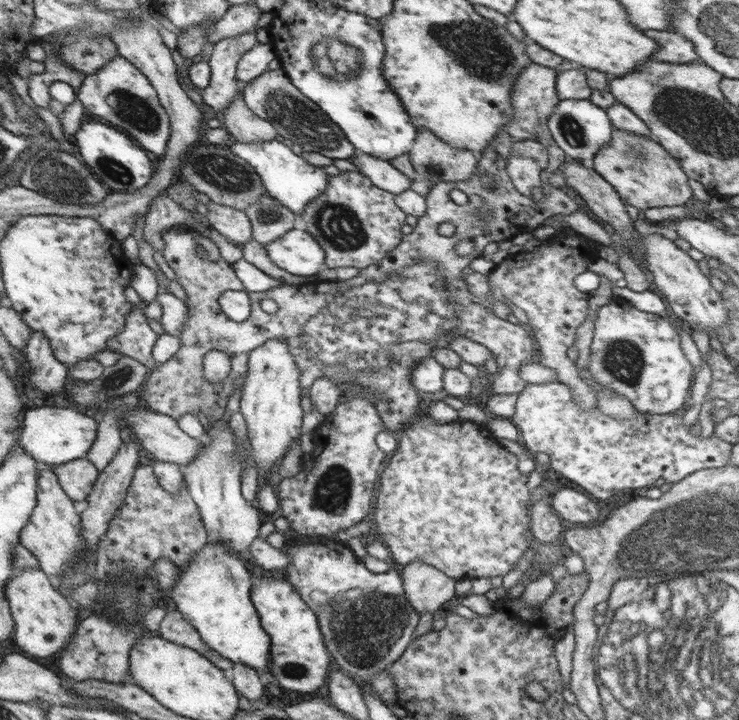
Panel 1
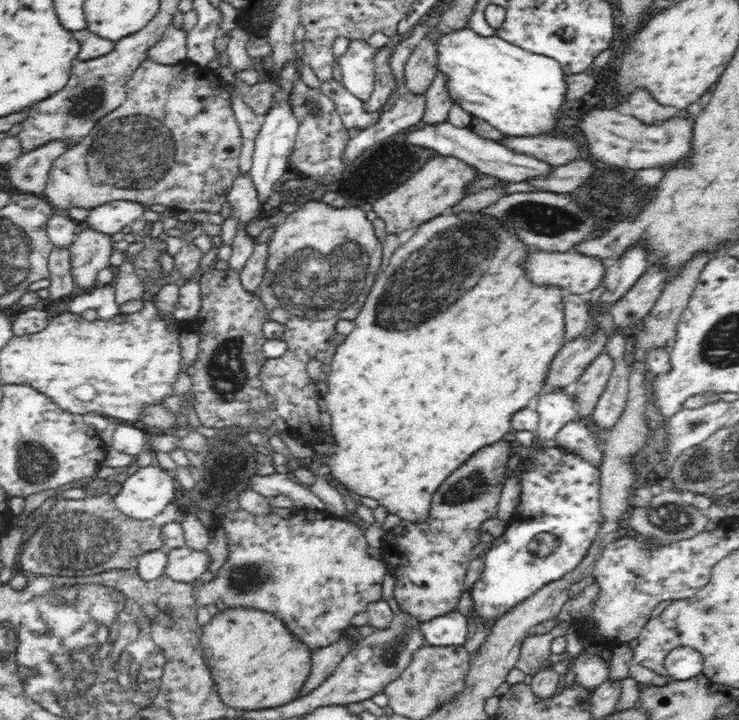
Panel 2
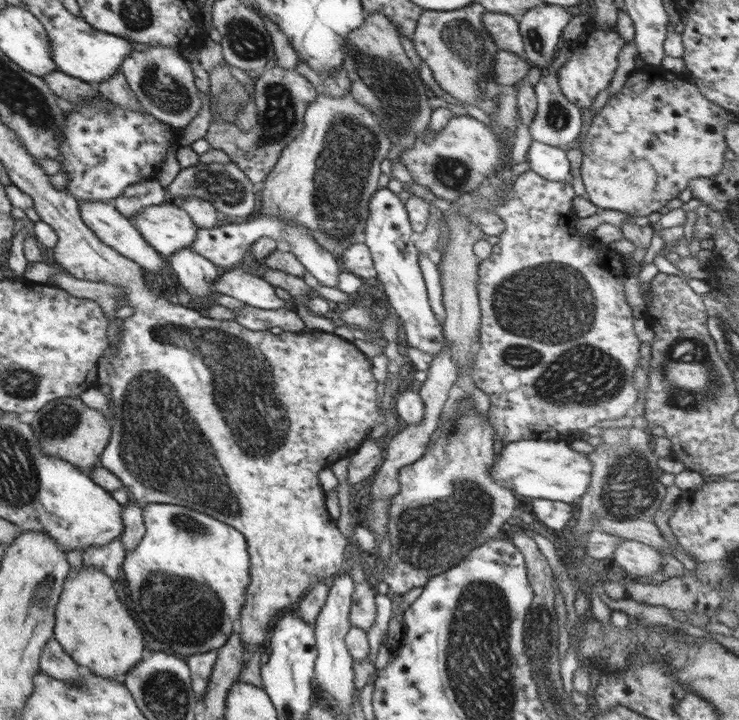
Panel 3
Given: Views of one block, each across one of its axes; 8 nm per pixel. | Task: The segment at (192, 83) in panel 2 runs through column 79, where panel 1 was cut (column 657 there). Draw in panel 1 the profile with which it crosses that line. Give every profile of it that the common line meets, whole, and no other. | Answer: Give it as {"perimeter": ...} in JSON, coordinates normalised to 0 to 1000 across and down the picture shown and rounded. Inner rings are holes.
{"perimeter":[[[831,176],[825,200],[812,206],[804,214],[802,226],[801,235],[834,263],[839,275],[847,279],[855,294],[873,293],[876,289],[890,289],[892,286],[927,285],[938,272],[936,263],[931,257],[932,246],[923,236],[919,222],[915,222],[896,200],[890,199],[890,194],[884,194],[881,189],[863,189],[863,186],[855,186],[855,183],[847,183],[847,181],[836,181],[836,178]]]}

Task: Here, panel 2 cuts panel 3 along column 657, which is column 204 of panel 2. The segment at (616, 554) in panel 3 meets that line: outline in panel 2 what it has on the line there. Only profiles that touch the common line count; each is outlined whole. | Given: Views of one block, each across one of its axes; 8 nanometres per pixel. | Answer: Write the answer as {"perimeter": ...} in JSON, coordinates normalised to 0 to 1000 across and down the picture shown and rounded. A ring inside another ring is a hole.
{"perimeter":[[[254,758],[226,764],[227,783],[222,789],[222,797],[233,806],[267,811],[267,806],[287,781],[287,774],[280,765],[263,764]]]}

